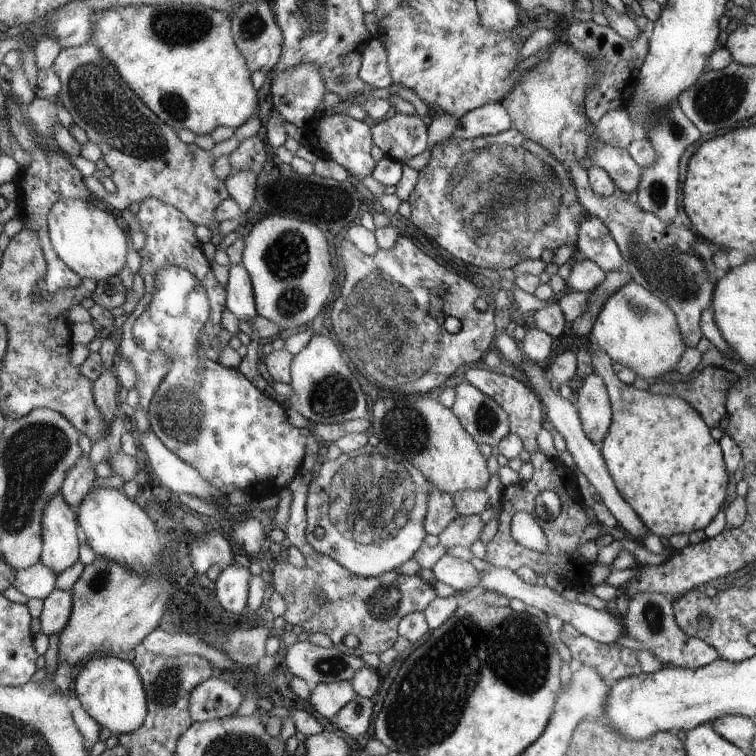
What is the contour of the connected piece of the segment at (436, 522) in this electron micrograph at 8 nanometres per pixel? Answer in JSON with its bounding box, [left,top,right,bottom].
[424,487,458,536]

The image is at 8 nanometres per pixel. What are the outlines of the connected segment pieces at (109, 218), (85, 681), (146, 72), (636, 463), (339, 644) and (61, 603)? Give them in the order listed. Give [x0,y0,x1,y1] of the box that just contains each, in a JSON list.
[[48,198,128,282],[72,656,148,735],[91,5,258,135],[561,332,730,538],[272,473,436,658],[40,588,72,636]]

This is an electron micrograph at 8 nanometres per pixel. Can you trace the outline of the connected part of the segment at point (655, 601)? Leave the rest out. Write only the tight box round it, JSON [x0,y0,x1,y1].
[623,592,719,668]

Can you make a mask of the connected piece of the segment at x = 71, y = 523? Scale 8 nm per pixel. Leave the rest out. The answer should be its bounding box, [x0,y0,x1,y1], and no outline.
[42,493,79,574]

